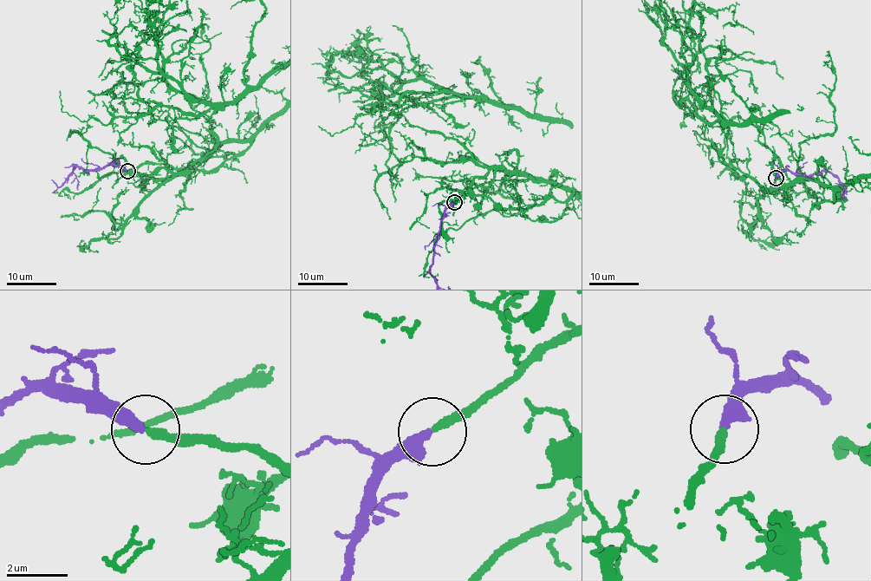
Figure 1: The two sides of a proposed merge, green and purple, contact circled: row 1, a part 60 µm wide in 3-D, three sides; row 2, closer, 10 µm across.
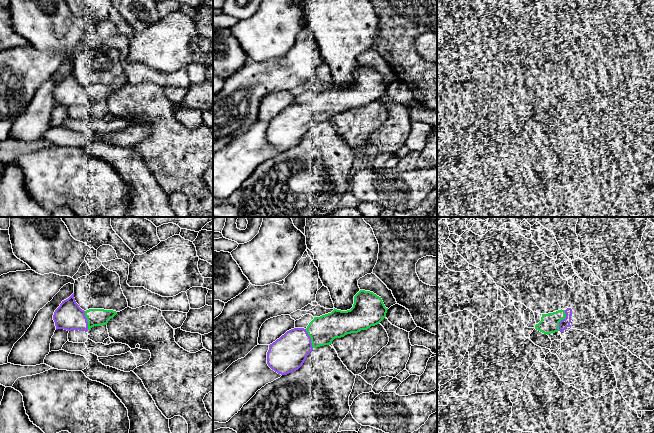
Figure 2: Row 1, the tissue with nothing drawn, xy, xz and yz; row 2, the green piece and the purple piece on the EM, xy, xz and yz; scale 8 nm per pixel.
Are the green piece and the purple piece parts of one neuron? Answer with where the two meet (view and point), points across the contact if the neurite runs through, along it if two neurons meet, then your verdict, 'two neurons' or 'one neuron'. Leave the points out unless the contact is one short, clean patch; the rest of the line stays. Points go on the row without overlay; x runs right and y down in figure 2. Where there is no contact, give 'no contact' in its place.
yz (561, 95) | one neuron

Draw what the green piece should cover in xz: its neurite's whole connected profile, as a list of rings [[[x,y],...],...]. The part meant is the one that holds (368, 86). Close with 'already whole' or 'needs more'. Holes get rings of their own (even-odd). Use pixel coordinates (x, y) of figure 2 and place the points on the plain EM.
[[[360,66],[354,72],[350,86],[334,84],[331,89],[314,93],[306,105],[291,105],[270,120],[267,140],[281,151],[296,147],[314,124],[330,121],[335,114],[358,109],[379,100],[386,93],[387,86],[381,73],[373,68]]]; needs more

